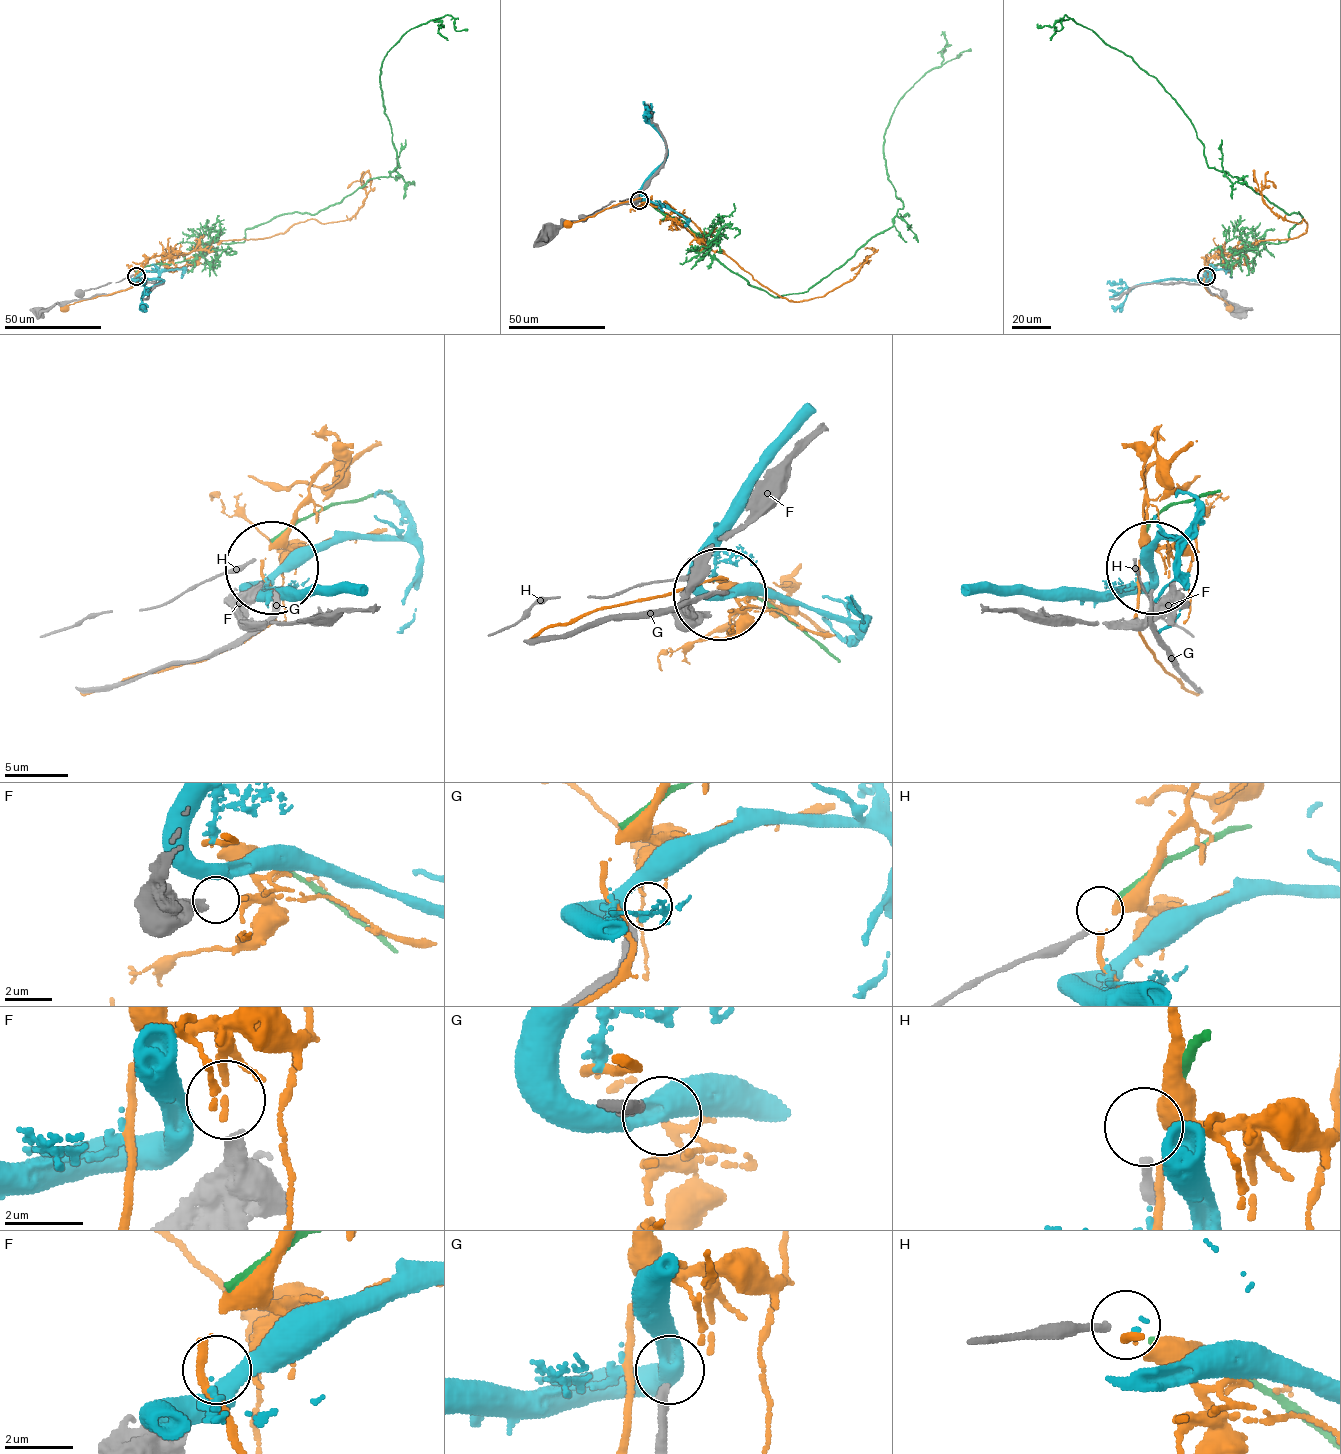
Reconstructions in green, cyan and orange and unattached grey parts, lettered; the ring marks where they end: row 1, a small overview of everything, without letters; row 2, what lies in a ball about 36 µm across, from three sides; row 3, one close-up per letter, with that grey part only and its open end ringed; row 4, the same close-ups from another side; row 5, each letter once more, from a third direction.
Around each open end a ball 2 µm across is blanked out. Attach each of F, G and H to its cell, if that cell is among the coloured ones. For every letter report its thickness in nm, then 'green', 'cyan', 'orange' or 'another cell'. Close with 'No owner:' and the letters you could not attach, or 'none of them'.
F: calibre 360 nm; another cell
G: calibre 320 nm; another cell
H: calibre 240 nm; green
No owner: F, G

